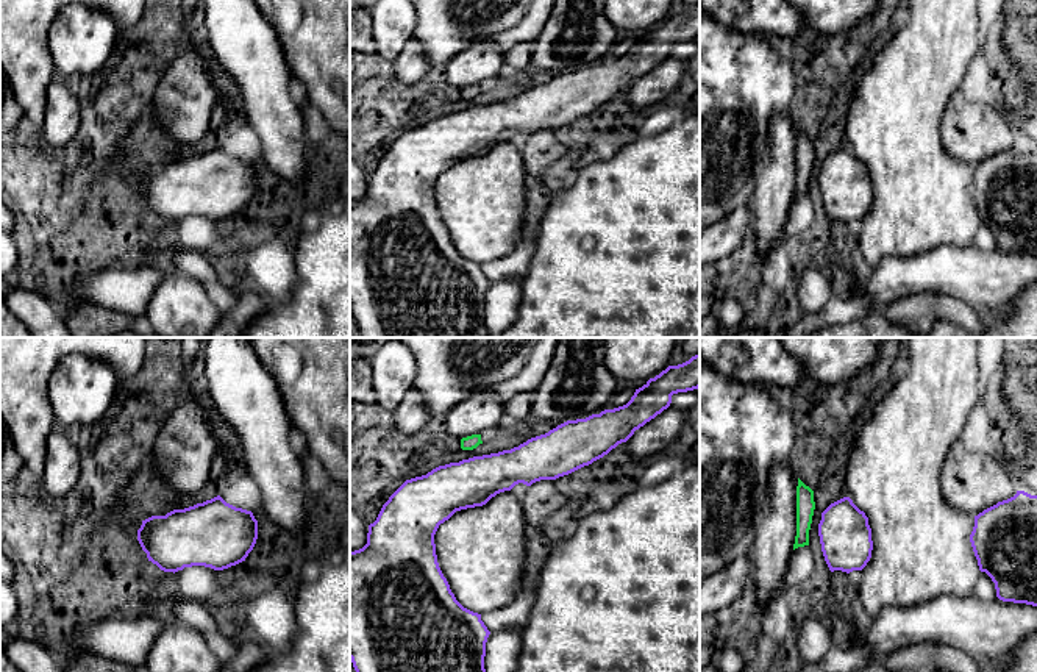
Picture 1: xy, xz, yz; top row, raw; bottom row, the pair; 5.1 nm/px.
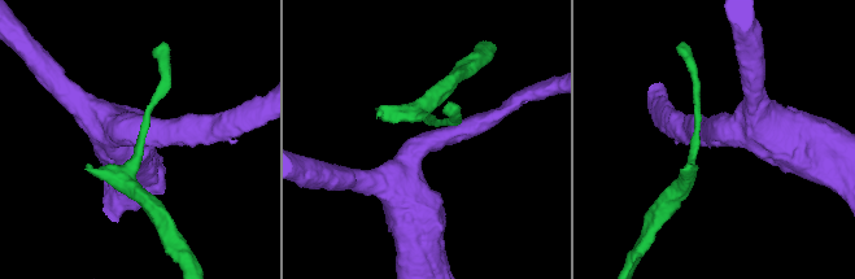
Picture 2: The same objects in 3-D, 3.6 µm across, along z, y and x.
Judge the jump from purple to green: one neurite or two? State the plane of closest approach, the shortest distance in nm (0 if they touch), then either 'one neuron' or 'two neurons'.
xz | 40 nm | two neurons

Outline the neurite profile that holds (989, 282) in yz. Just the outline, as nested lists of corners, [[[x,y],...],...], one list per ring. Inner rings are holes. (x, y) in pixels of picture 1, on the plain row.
[[[940,245],[910,258],[884,258],[871,272],[864,292],[878,303],[892,303],[915,292],[939,292],[968,303],[984,325],[1006,317],[1017,297],[1037,284],[1037,256],[982,252]]]

